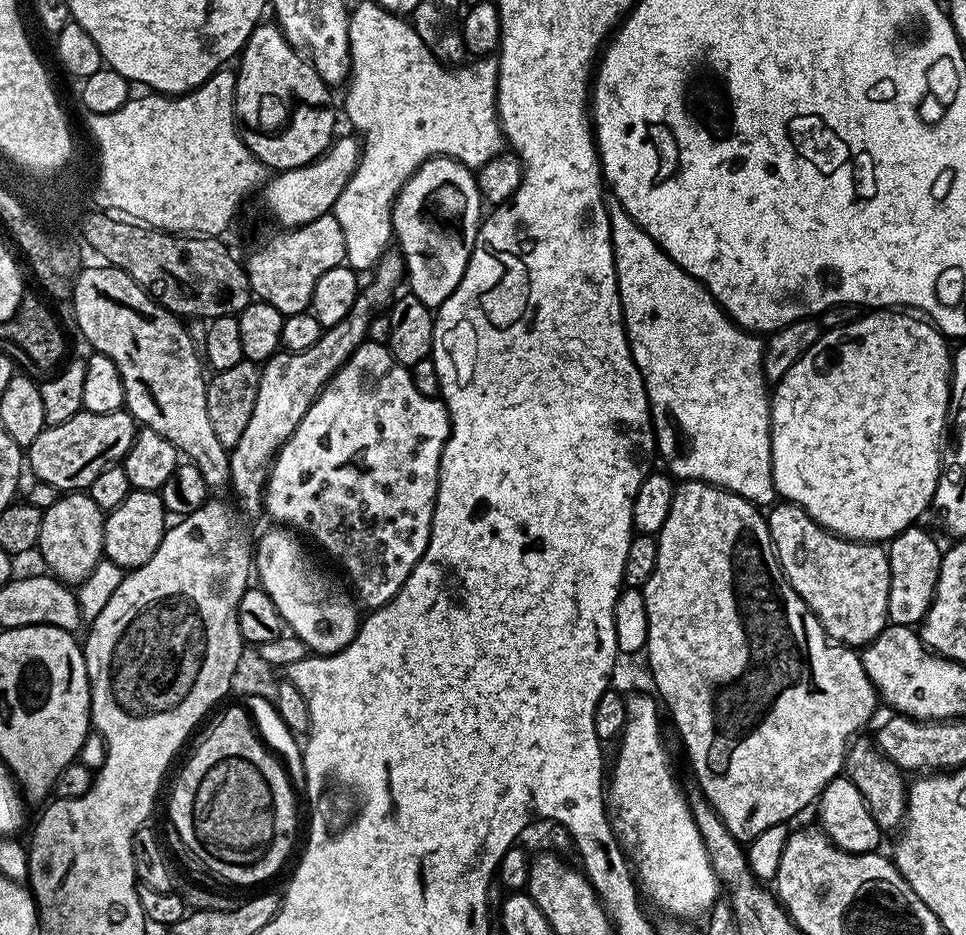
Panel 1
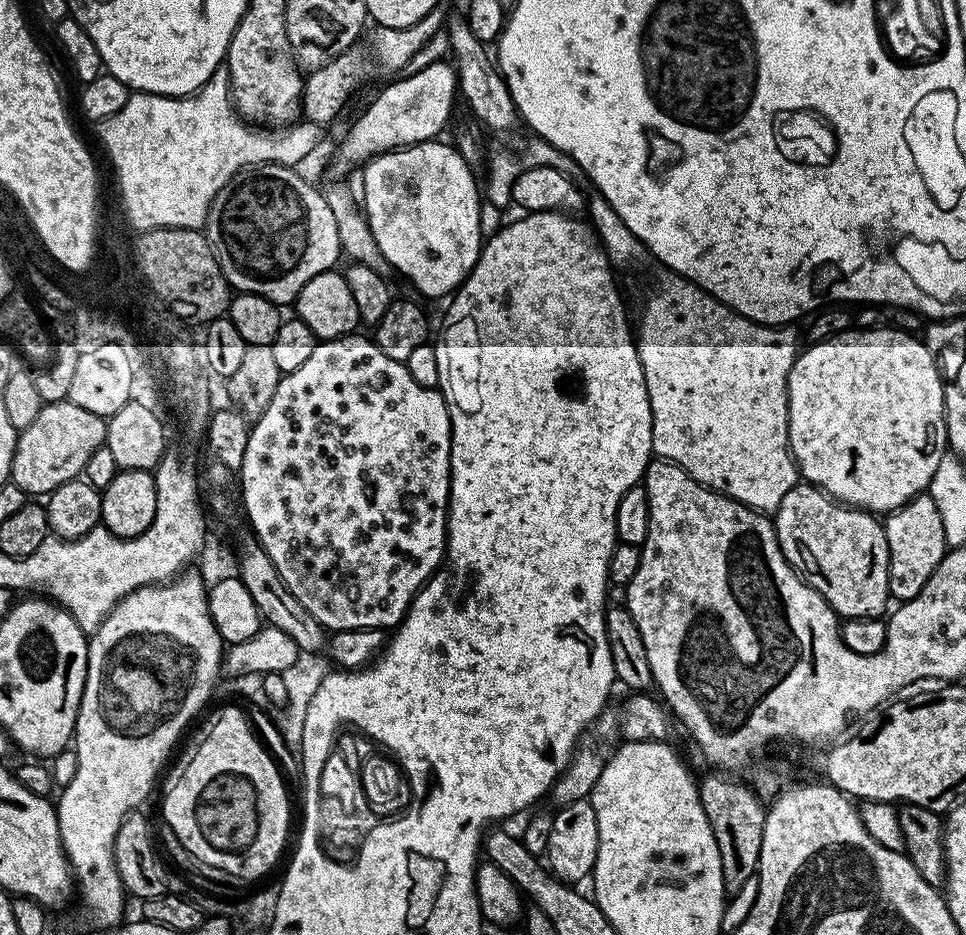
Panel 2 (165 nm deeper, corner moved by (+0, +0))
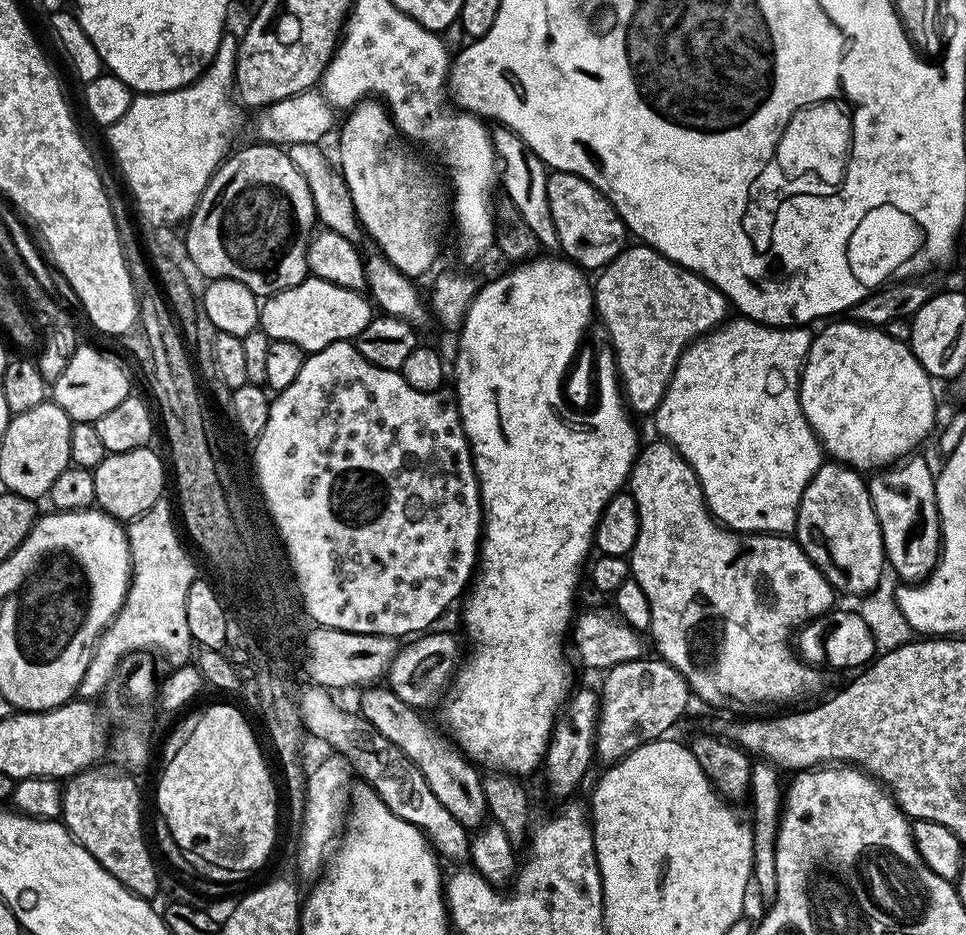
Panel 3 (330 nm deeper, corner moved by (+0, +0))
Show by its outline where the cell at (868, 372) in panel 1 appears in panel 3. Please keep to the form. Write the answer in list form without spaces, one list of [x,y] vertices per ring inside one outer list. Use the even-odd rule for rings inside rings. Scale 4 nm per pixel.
[[[840,318],[824,326],[820,333],[817,331],[813,335],[800,373],[800,405],[809,426],[820,439],[821,449],[833,461],[840,461],[864,474],[903,461],[916,450],[911,448],[918,447],[931,434],[936,424],[933,377],[920,365],[911,347],[890,338],[887,330],[869,328],[848,318]]]

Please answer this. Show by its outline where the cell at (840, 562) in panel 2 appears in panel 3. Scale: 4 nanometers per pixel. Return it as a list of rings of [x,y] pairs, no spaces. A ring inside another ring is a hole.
[[[828,460],[821,463],[814,478],[807,484],[798,506],[794,539],[810,558],[810,562],[814,562],[818,570],[822,570],[837,593],[862,596],[877,588],[879,580],[886,575],[882,530],[878,514],[874,514],[874,502],[870,498],[867,481],[857,469],[840,461]]]

